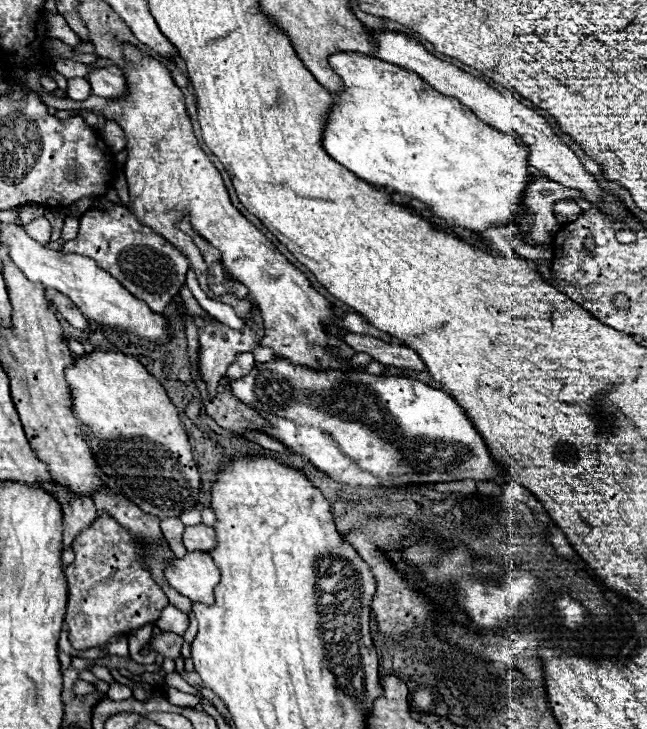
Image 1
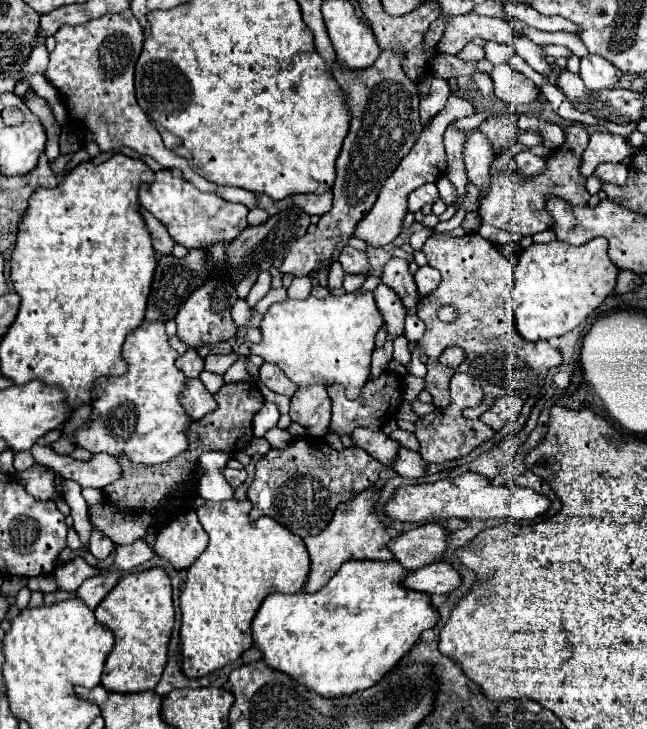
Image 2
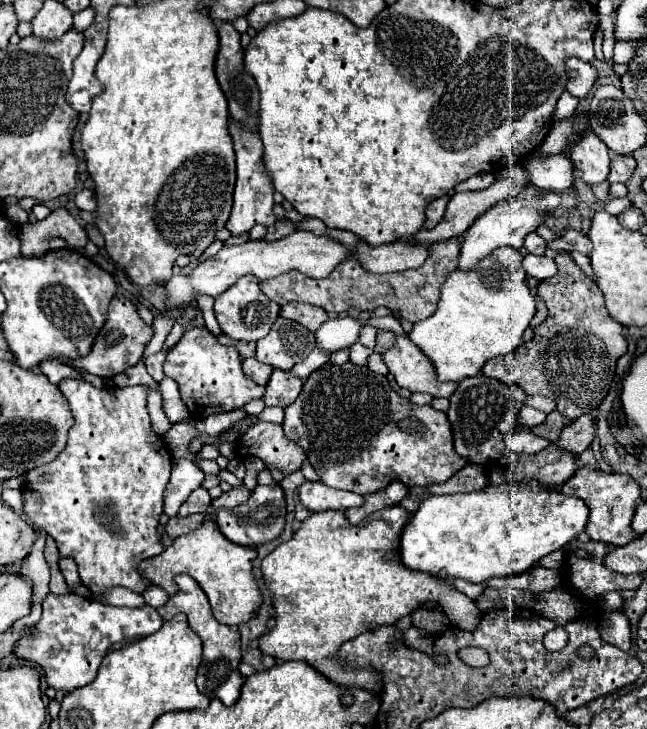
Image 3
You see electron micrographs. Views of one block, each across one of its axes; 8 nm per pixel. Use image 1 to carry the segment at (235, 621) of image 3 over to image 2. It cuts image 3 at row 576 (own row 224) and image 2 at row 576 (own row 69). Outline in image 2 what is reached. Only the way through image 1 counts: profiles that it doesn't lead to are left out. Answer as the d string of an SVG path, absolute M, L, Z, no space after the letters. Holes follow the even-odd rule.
M152 568L122 576L114 590L98 604L94 614L98 624L110 628L114 634L114 648L108 654L102 672L102 686L116 694L154 690L166 666L166 650L174 626L172 586L168 574L162 568Z

